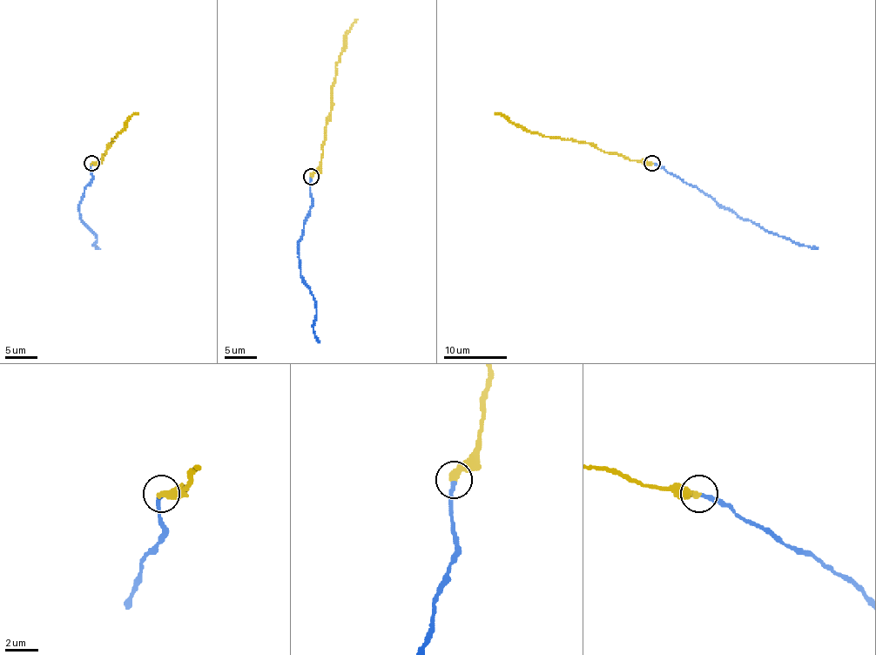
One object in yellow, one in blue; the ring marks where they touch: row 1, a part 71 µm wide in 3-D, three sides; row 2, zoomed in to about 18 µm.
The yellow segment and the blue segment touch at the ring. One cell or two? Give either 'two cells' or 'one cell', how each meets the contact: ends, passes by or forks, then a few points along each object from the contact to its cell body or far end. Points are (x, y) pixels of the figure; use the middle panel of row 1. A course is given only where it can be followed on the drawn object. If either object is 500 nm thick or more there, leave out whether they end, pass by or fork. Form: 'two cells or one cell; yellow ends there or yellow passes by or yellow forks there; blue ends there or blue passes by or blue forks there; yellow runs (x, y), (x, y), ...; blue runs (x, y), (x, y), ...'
one cell; yellow ends there; blue ends there; yellow runs (312, 176), (321, 160), (324, 128), (331, 112), (335, 67), (347, 32), (358, 19); blue runs (312, 178), (312, 207), (299, 242), (299, 265), (300, 276), (316, 304), (313, 333), (320, 342)

